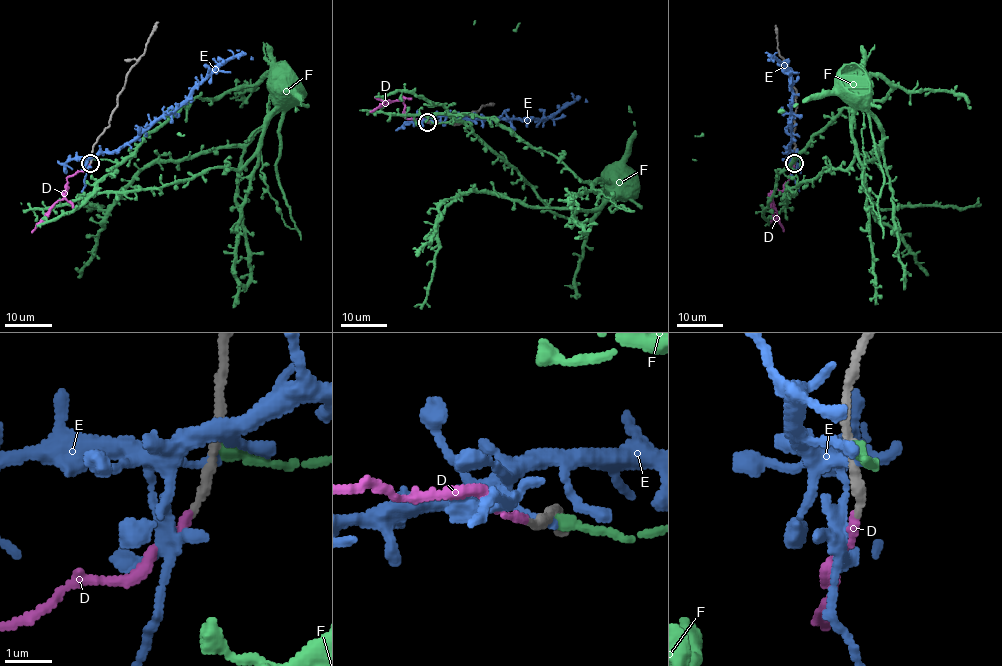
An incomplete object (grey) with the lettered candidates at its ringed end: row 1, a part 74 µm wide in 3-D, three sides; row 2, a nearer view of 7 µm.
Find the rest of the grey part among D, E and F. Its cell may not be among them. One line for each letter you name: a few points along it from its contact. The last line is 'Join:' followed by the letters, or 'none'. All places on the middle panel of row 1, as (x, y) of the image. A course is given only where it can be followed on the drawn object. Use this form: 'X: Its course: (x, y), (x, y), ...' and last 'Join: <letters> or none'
Join: none

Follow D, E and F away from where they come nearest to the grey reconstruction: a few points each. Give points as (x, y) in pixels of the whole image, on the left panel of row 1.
D: (89, 165), (66, 179), (68, 188), (63, 198), (31, 232)
E: (91, 159), (130, 143), (236, 55), (245, 54), (250, 59)
F: (93, 157), (119, 162), (127, 157), (148, 134), (196, 97), (216, 98), (254, 86), (268, 73), (283, 77)

